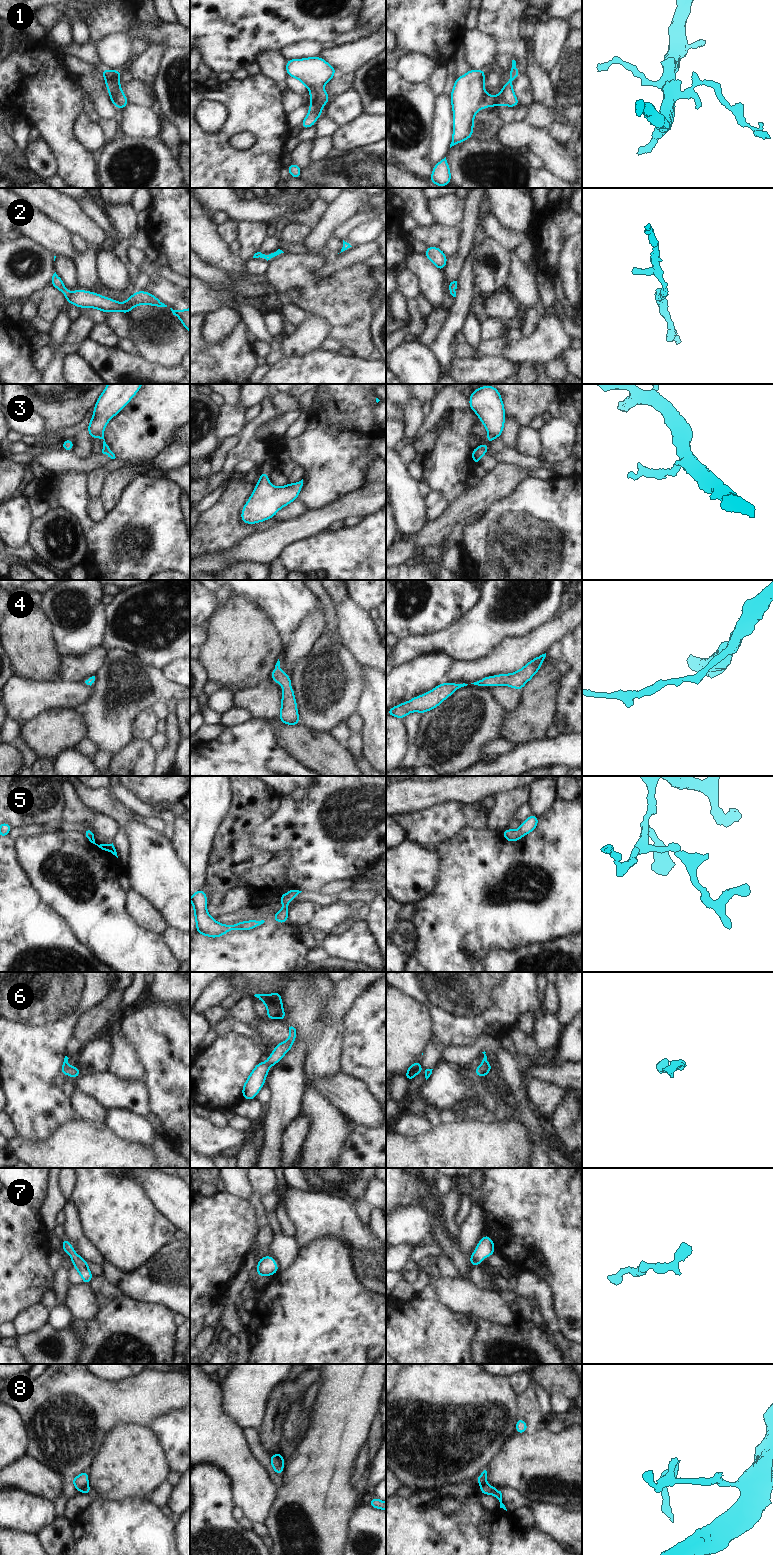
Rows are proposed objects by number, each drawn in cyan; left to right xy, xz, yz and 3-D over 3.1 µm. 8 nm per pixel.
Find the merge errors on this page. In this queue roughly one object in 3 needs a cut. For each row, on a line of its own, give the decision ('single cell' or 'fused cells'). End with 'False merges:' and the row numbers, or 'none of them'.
1: single cell
2: single cell
3: single cell
4: single cell
5: single cell
6: single cell
7: single cell
8: fused cells
False merges: 8

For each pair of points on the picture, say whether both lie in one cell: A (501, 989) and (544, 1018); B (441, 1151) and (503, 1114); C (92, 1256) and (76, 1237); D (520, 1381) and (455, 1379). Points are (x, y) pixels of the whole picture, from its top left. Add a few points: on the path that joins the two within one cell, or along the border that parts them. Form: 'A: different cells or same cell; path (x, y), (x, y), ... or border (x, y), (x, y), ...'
A: different cells; border (540, 1012), (537, 1015)
B: different cells; border (512, 1117), (497, 1122), (466, 1120)
C: same cell; path (87, 1251), (80, 1242)
D: different cells; border (507, 1378), (512, 1390), (518, 1396)

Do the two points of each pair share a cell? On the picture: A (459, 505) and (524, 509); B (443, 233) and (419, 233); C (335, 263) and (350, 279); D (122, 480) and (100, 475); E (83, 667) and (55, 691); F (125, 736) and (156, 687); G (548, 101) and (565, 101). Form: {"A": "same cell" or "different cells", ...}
{"A": "different cells", "B": "same cell", "C": "different cells", "D": "different cells", "E": "different cells", "F": "same cell", "G": "different cells"}

